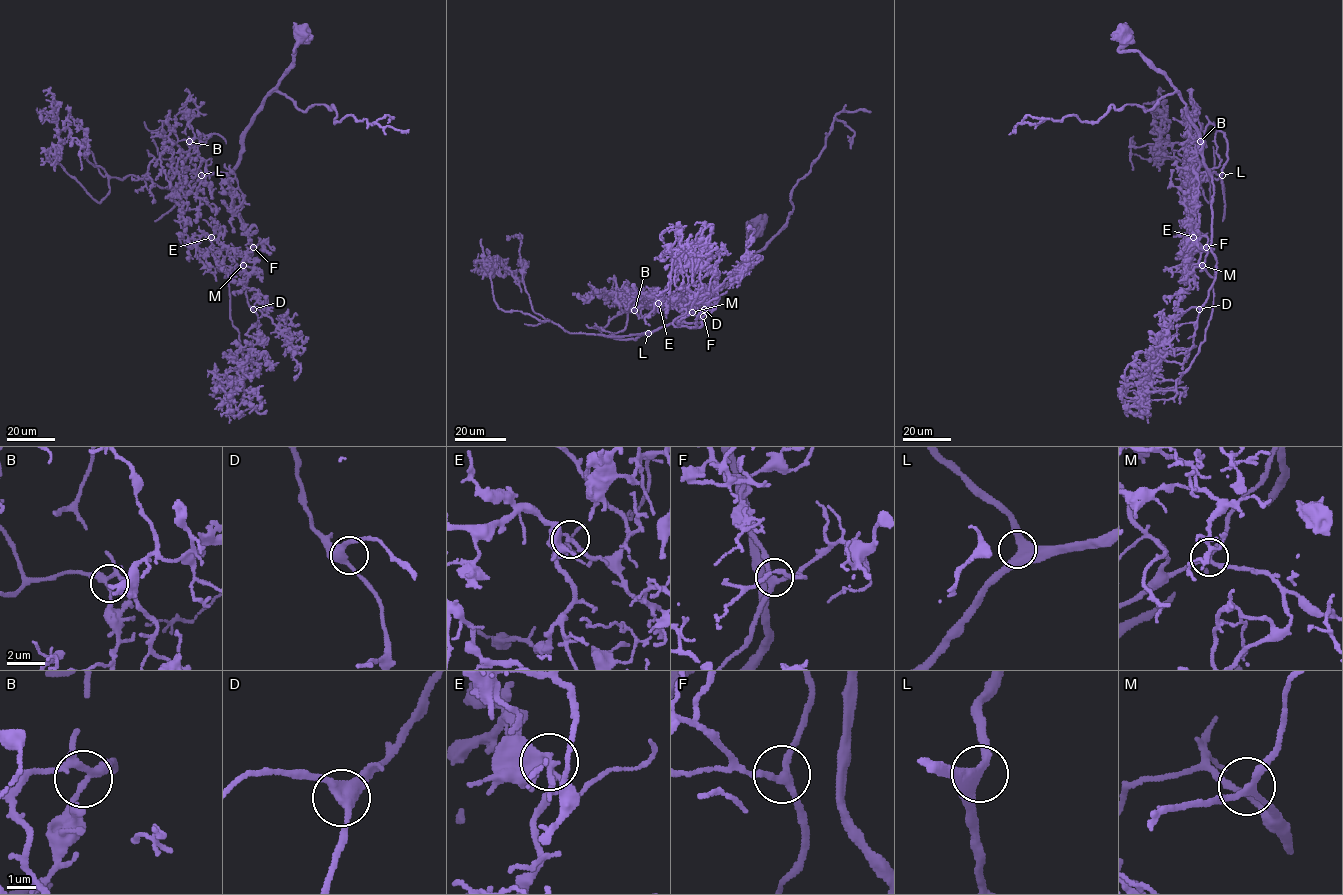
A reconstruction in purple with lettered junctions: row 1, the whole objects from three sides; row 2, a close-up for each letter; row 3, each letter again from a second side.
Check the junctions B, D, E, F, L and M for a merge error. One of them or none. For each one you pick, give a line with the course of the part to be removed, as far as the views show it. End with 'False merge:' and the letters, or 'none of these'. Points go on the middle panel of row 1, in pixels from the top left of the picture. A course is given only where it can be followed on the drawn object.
False merge: none of these

